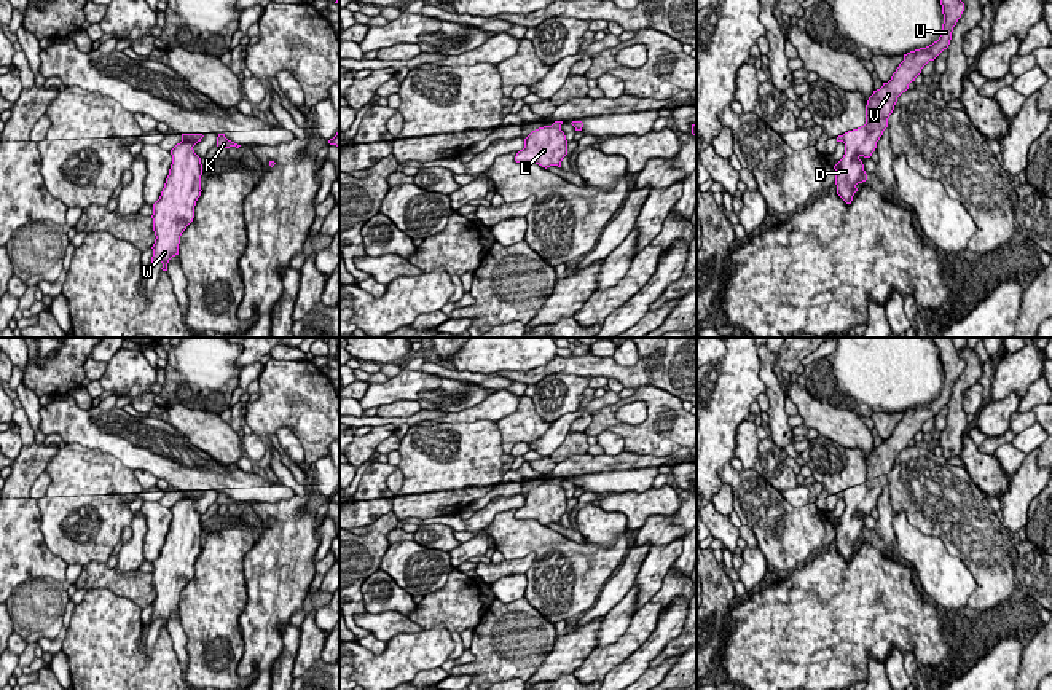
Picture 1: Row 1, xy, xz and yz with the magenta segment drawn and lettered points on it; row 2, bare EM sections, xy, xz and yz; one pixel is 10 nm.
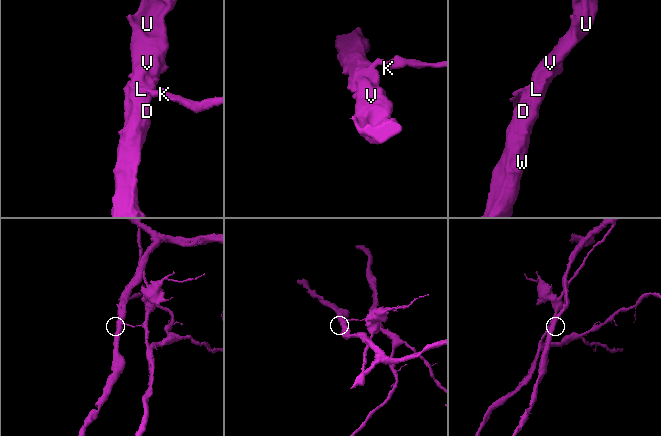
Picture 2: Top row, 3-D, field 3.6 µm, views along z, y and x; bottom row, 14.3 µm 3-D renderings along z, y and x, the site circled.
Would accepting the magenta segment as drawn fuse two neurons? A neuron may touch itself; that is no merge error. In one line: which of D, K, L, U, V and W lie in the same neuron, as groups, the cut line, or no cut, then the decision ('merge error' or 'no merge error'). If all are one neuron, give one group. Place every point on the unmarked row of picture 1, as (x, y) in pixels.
D L U V W / K; cut in xz along (550, 483), (560, 485); merge error

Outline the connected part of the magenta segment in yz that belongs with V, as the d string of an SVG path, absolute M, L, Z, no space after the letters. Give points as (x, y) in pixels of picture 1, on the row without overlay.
M932 338L939 347L942 362L944 381L937 398L926 405L920 405L904 411L888 440L869 454L866 462L866 481L843 491L845 512L834 523L837 551L851 561L856 542L867 537L861 513L870 515L877 505L877 499L888 484L888 475L894 467L897 454L909 446L909 441L921 430L921 425L934 418L944 406L948 405L953 384L964 368L964 360L958 354L952 338Z

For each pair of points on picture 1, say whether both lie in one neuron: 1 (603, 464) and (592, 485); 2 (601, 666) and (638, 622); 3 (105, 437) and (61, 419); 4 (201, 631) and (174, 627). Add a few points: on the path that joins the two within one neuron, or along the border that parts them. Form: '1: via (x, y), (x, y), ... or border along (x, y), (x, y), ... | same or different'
1: via (603, 469), (604, 472), (596, 480) | same
2: via (612, 655), (636, 633) | same
3: via (94, 427), (75, 426), (72, 423) | same
4: border along (177, 612), (185, 635), (188, 665) | different

